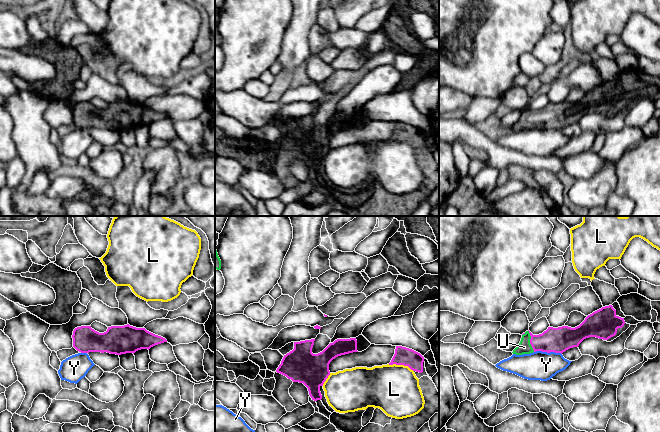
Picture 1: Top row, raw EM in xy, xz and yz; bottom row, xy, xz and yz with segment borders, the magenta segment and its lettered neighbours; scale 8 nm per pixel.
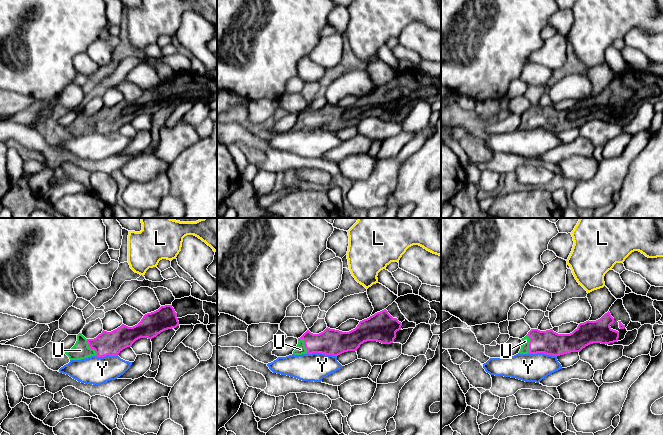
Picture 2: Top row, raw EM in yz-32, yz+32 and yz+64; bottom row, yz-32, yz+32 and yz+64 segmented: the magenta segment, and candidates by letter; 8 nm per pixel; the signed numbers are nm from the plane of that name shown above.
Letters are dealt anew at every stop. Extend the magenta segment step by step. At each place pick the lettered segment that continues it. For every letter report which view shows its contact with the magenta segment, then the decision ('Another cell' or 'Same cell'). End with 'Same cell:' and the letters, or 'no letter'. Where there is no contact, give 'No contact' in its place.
L: Touches magenta in xz. Another cell
U: Touches magenta in yz. Same cell
Y: Touches magenta in yz. Another cell
Same cell: U

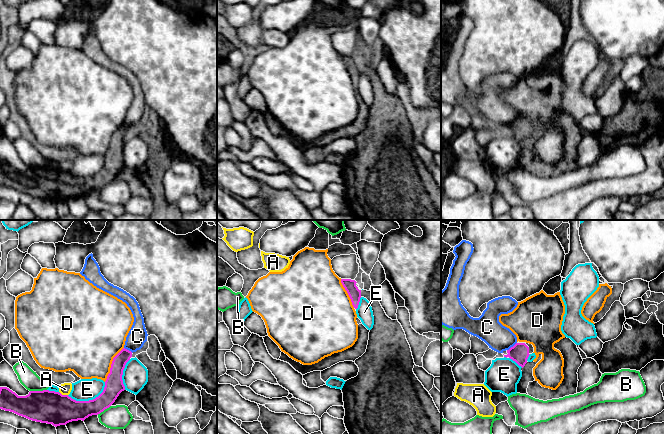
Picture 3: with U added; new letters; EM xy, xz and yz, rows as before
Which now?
A: Touches magenta in xy. Another cell
B: Touches magenta in xy. Another cell
C: Touches magenta in yz. Another cell
D: Touches magenta in xy. Another cell
E: Touches magenta in xy. Another cell
Same cell: no letter

